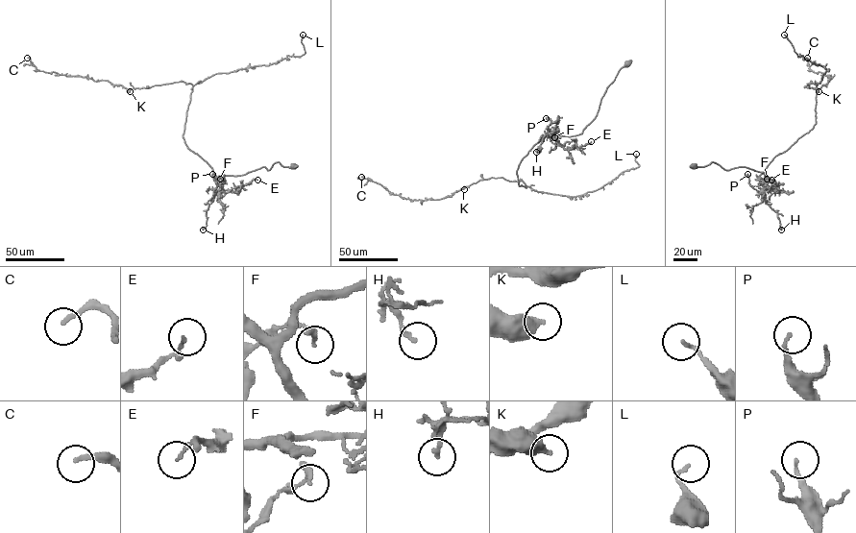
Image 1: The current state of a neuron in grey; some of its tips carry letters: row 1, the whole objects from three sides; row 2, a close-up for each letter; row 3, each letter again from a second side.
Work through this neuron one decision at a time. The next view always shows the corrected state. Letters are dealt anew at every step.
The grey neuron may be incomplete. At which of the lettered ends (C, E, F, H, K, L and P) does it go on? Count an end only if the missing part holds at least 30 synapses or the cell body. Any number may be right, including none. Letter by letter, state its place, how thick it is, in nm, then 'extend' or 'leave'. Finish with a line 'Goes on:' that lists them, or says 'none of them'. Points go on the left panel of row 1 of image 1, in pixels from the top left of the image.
C: (27, 58) | 180 nm | leave
E: (257, 180) | 90 nm | leave
F: (220, 179) | 260 nm | leave
H: (203, 230) | 150 nm | leave
K: (130, 91) | 480 nm | leave
L: (303, 35) | 120 nm | leave
P: (212, 174) | 140 nm | leave
Goes on: none of them

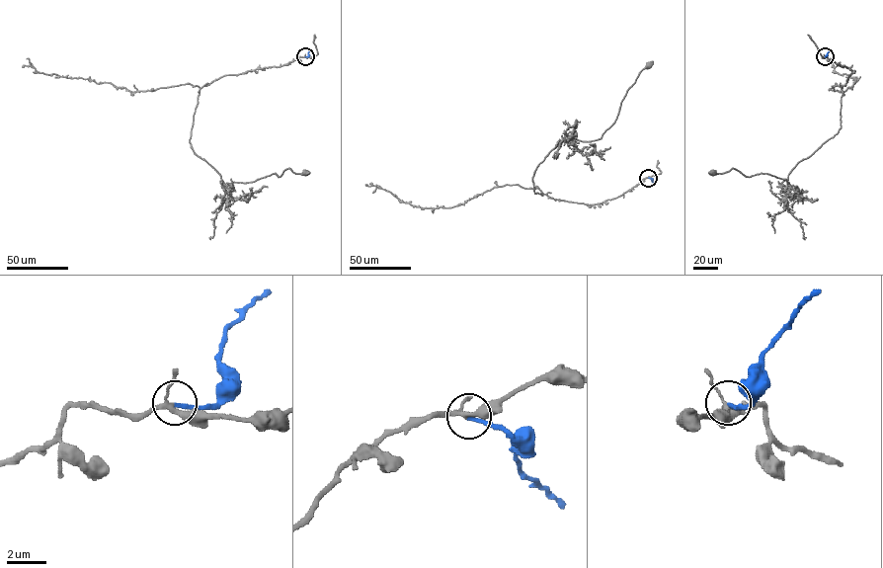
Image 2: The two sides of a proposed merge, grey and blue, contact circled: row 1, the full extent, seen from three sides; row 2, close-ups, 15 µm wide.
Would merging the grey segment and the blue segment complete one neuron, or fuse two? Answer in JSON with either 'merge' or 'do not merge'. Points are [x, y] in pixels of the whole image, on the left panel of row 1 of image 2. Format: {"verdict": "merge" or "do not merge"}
{"verdict": "merge"}

